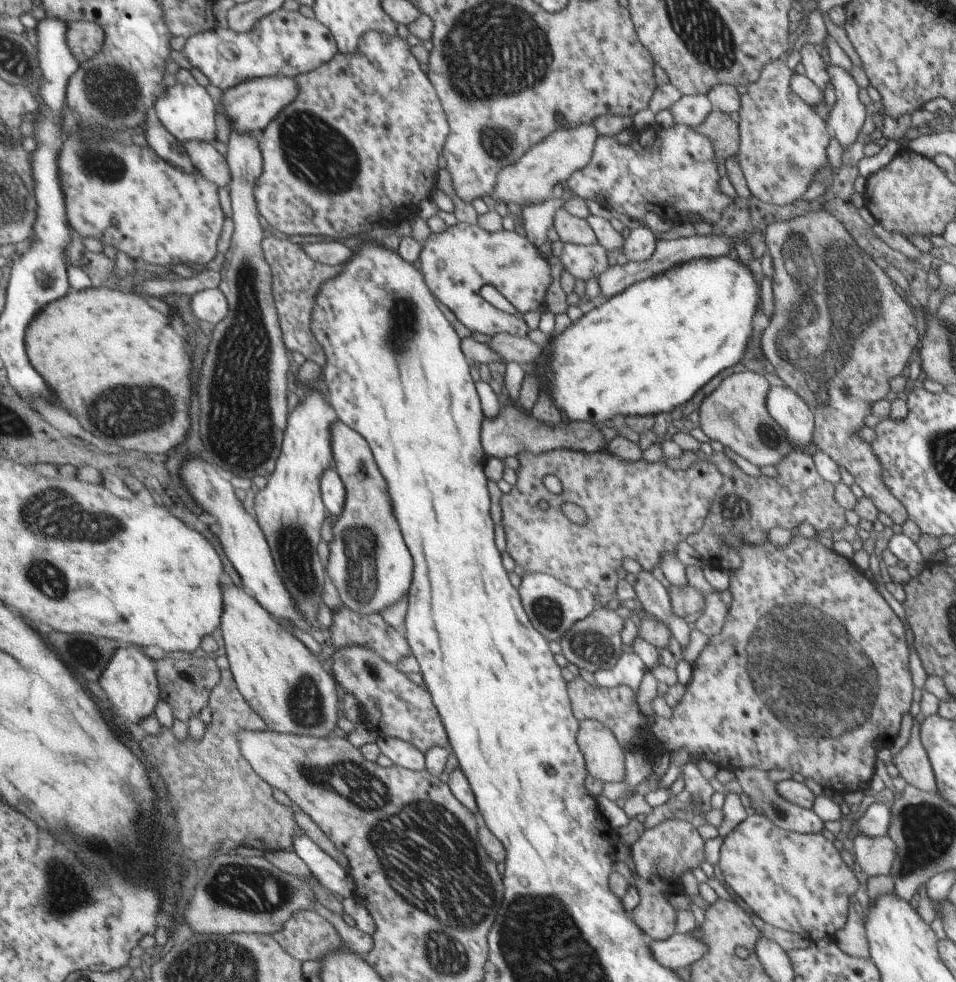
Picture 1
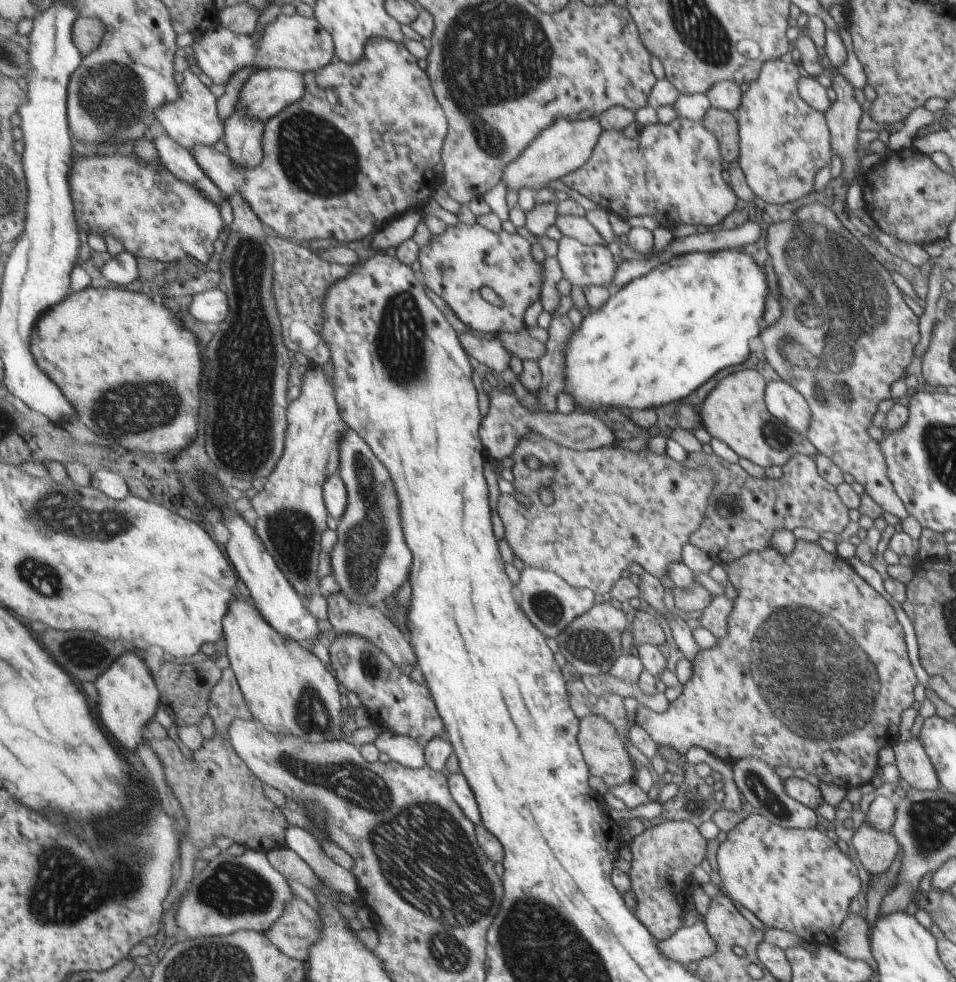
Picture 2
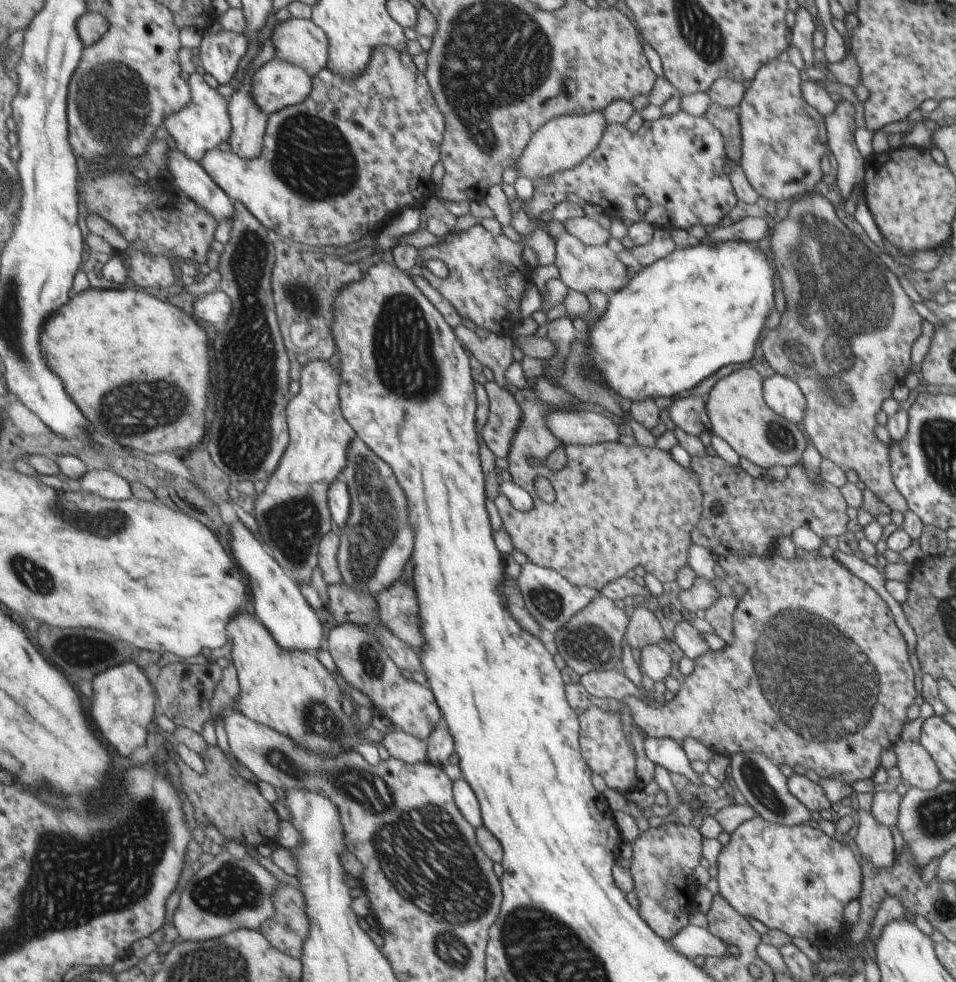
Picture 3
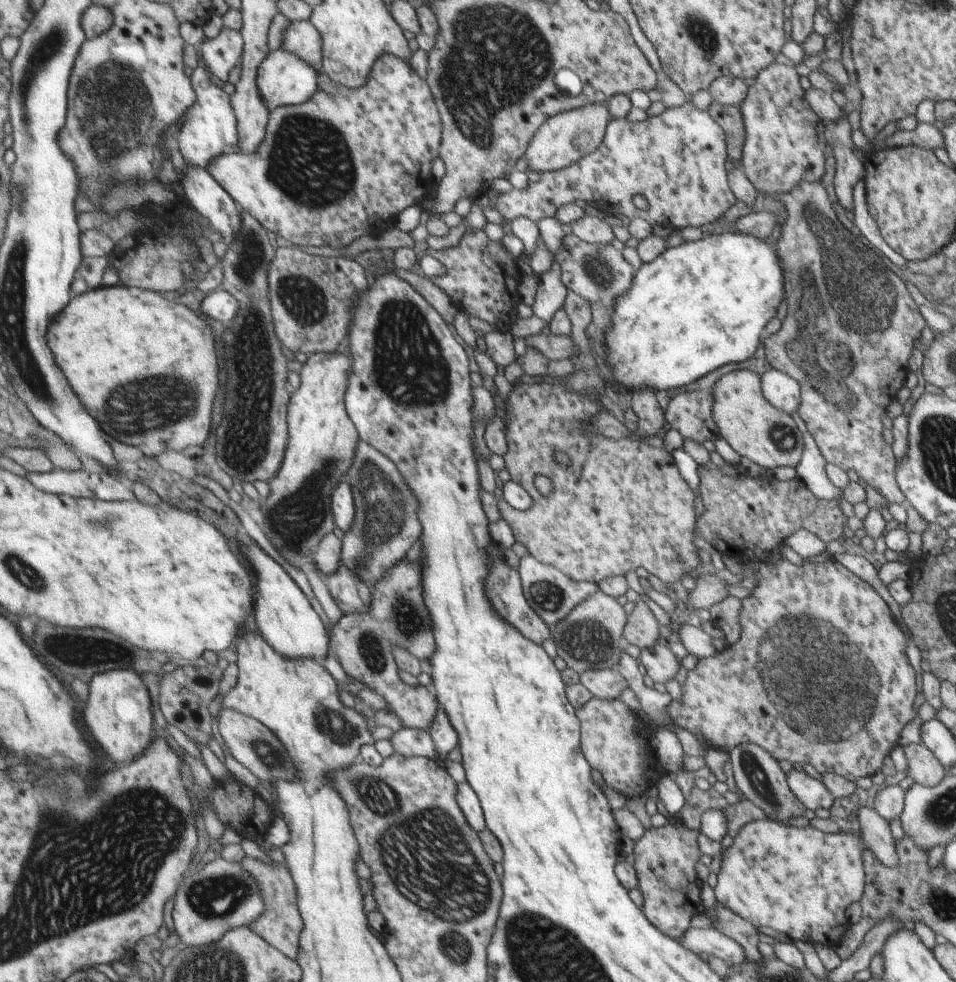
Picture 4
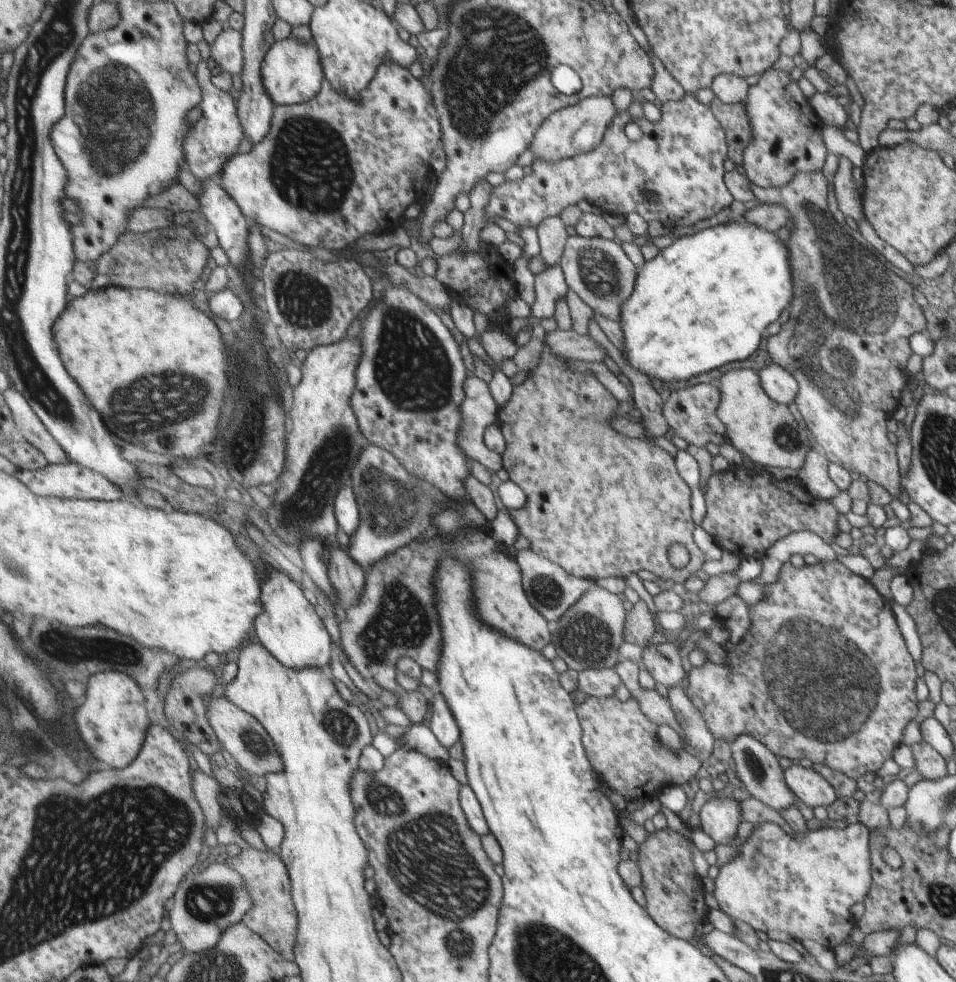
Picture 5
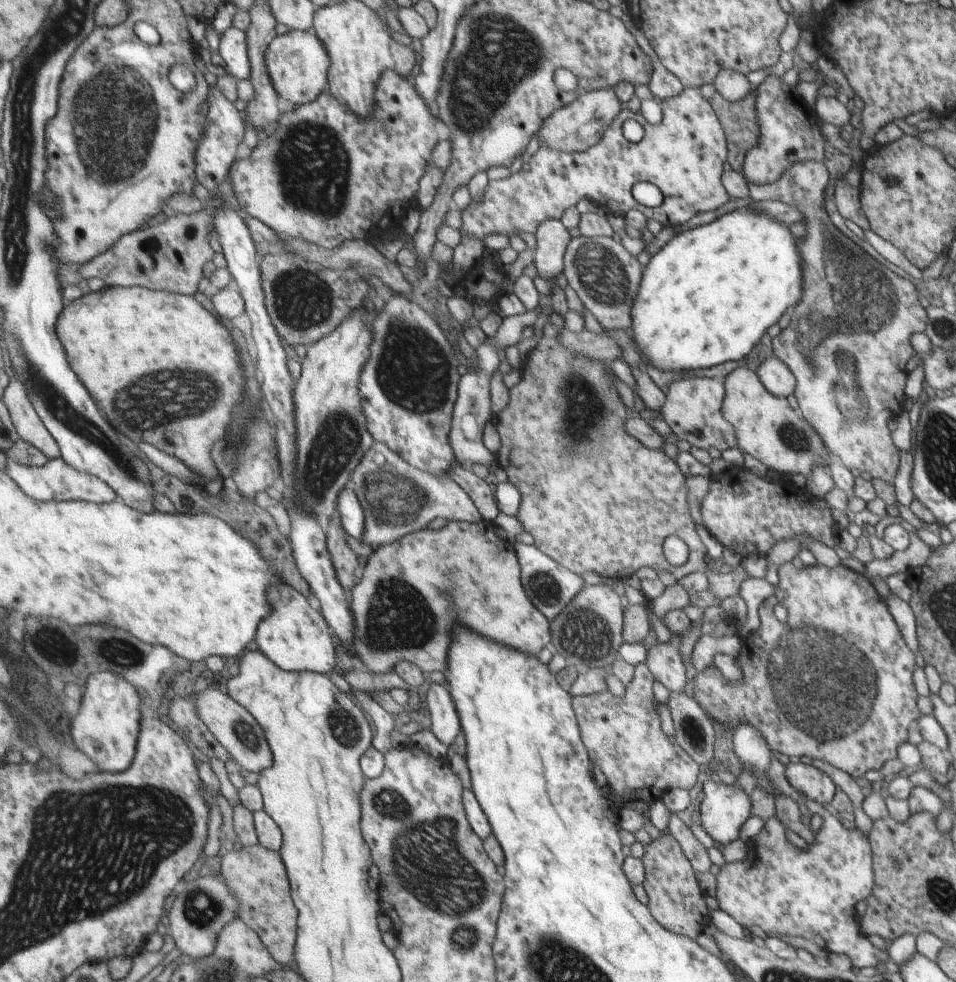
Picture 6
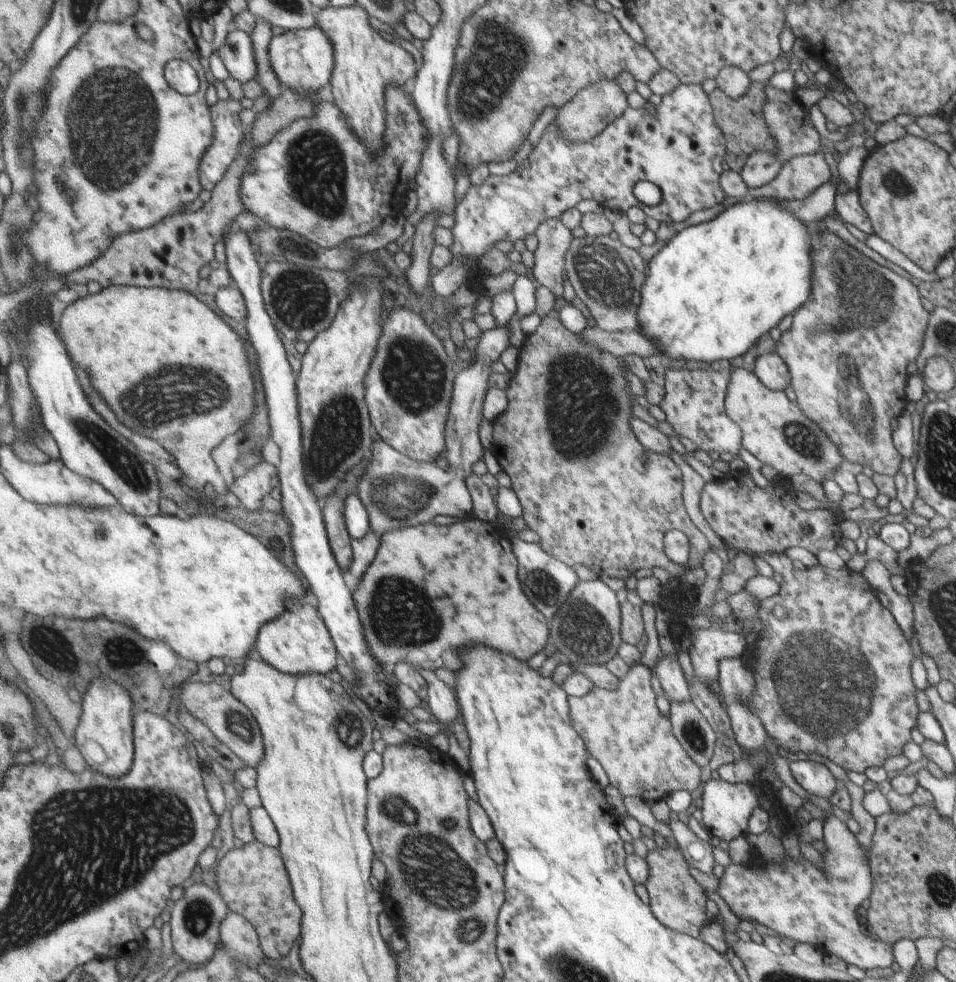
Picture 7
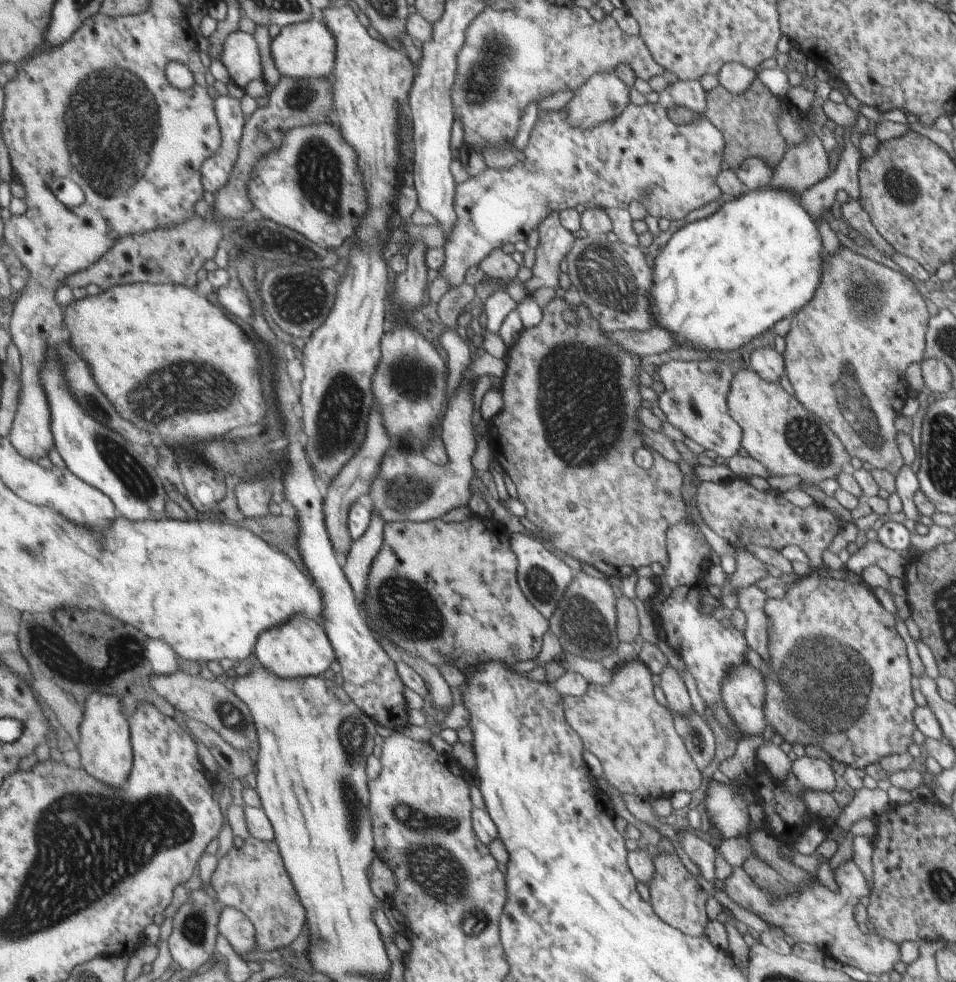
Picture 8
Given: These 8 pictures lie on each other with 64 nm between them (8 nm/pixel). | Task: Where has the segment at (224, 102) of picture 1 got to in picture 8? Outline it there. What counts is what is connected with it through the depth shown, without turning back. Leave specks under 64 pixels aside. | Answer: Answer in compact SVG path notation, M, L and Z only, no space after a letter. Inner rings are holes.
M319 13L311 16L311 20L281 29L281 34L272 40L272 52L281 75L293 76L297 80L317 80L334 75L337 58L336 37L333 36L328 22Z

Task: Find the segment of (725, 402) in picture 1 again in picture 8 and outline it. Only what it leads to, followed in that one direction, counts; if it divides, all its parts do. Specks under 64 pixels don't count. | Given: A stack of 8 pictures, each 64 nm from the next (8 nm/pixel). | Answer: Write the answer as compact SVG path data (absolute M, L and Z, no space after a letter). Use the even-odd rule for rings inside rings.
M750 368L739 370L733 376L732 388L728 394L728 408L736 424L743 430L740 446L772 476L793 475L817 484L821 480L836 479L843 473L841 466L850 463L851 456L843 440L823 420L819 420L811 409L801 405L795 396L787 394L778 382L768 382Z

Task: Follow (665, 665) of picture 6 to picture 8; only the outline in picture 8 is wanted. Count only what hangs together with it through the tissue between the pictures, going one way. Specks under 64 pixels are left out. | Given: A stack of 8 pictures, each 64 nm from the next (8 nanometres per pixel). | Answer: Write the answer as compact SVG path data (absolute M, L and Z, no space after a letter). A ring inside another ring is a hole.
M665 666L665 670L659 674L661 679L660 690L665 698L665 707L677 716L687 716L693 708L687 694L687 690L683 684L682 676L671 668Z

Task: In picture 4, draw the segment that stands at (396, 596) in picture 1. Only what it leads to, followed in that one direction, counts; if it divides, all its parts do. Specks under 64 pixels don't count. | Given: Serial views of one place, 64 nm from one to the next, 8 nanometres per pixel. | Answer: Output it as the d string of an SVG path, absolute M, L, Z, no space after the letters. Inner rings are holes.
M363 441L356 444L355 456L348 468L346 481L352 491L356 512L352 526L344 532L342 538L342 562L353 576L358 577L371 590L371 587L379 579L392 571L395 564L405 556L405 552L419 538L419 524L413 514L417 504L415 504L415 498L411 496L411 492L407 490L407 486L403 484L401 476L397 474L395 466L385 456L381 456L379 450L371 448Z

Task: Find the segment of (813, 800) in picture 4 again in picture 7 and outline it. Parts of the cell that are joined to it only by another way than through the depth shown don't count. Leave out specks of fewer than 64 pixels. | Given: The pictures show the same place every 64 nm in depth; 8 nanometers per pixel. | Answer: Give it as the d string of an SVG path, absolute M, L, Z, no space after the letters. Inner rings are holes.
M797 760L788 764L793 780L807 794L830 799L835 790L835 780L822 764L811 760Z

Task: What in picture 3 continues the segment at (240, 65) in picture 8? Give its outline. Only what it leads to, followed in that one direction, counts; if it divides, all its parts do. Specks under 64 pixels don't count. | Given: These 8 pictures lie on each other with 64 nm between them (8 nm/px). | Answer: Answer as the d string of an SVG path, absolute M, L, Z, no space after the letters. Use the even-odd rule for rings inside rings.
M223 29L217 33L204 32L197 62L222 85L233 80L241 60L249 52L245 34Z

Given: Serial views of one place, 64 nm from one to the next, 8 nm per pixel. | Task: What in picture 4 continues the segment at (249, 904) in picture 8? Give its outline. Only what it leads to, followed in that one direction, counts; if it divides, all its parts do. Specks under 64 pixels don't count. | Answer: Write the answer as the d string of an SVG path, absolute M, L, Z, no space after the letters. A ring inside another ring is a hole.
M244 856L239 862L246 868L262 886L262 893L266 902L266 911L252 924L262 937L265 937L269 944L283 951L292 959L298 958L300 951L300 936L305 928L302 914L298 905L298 890L290 870L285 865L279 865L272 859L274 865L268 866L255 858Z

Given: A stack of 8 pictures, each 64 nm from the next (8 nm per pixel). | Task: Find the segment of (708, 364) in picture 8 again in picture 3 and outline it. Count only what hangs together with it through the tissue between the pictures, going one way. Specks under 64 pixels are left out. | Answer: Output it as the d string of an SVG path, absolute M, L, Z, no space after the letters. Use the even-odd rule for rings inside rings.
M697 396L674 400L668 413L674 426L687 434L697 437L701 432L711 430L703 400Z

